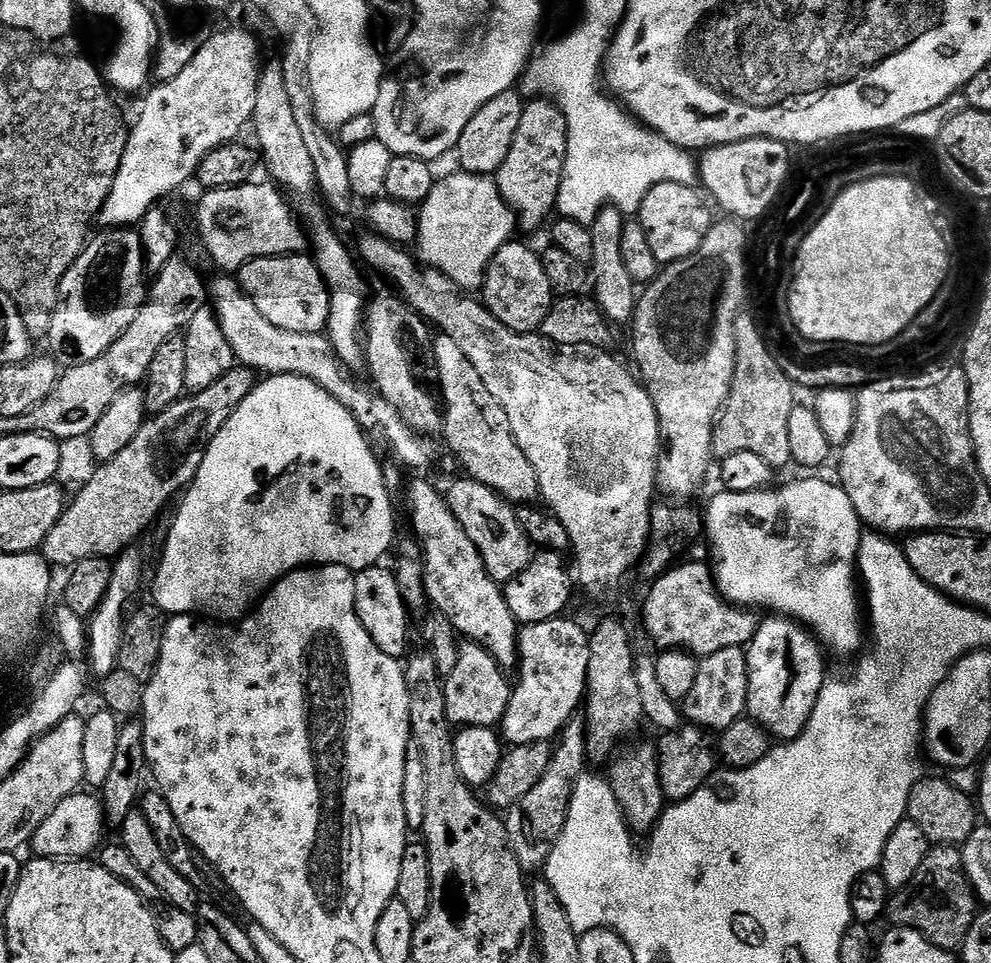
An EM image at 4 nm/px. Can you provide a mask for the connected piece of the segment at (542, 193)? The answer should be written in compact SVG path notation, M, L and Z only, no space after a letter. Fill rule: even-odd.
M547 98L529 99L524 105L522 122L518 122L518 134L514 134L514 146L510 146L506 162L494 174L498 190L516 213L521 229L540 228L544 219L556 212L567 149L568 127L560 107Z

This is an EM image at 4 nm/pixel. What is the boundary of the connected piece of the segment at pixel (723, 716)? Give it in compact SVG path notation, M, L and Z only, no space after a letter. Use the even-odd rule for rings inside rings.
M745 649L718 650L718 654L703 657L698 663L698 675L690 694L682 701L682 716L689 724L712 734L734 726L748 710L748 658Z

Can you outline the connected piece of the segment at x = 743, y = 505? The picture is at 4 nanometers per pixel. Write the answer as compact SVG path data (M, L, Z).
M792 480L789 484L782 485L781 488L776 487L759 488L756 492L726 492L720 490L717 491L717 496L709 502L708 512L706 508L706 540L708 536L708 544L712 547L710 568L714 573L717 589L729 604L743 606L749 610L769 608L767 610L769 613L779 614L799 622L816 637L817 641L822 642L827 651L829 648L834 655L853 655L852 657L855 657L861 651L860 643L863 642L864 636L866 640L866 628L862 623L862 600L858 595L858 569L856 566L856 549L858 547L856 528L858 529L858 521L854 506L850 502L846 490L841 488L839 483L833 481L831 484L828 480Z

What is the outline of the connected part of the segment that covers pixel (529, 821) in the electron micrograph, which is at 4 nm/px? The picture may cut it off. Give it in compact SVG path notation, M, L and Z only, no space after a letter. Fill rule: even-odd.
M574 718L561 730L555 741L546 774L538 778L538 786L534 786L534 790L530 790L530 794L522 797L513 808L507 809L508 841L525 873L539 873L548 863L550 854L566 826L568 799L571 797L572 788L585 775L584 764L588 763L588 739L584 721Z

